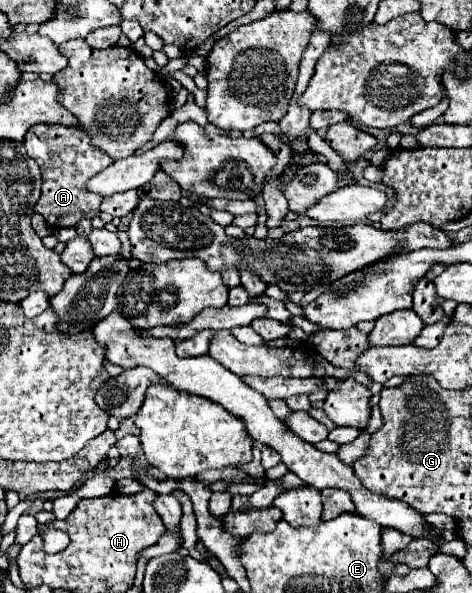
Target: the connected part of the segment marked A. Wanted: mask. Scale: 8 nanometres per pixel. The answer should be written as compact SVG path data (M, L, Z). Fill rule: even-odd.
M32 126L26 132L26 150L42 170L42 194L34 206L34 212L44 216L50 228L74 226L80 218L94 218L100 214L98 208L102 198L98 198L98 194L90 194L84 184L114 160L96 148L82 128Z

